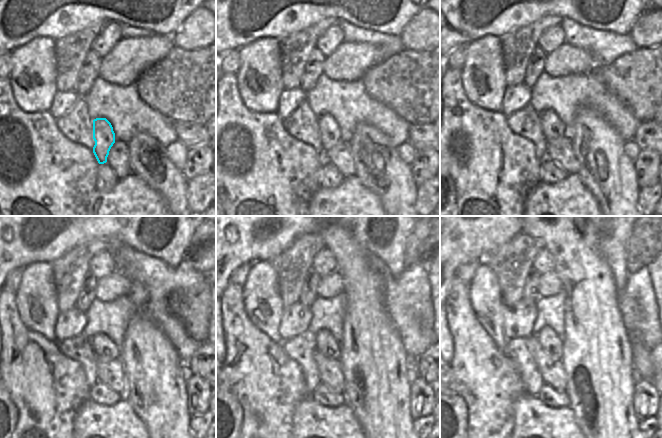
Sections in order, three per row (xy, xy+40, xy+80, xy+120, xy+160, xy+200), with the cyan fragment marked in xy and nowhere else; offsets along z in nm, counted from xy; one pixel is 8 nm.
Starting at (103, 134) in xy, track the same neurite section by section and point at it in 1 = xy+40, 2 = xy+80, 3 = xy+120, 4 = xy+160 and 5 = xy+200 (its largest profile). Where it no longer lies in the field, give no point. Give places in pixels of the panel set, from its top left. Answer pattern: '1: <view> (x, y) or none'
1: xy+40 (329, 130)
2: xy+80 (552, 126)
3: xy+120 (104, 348)
4: xy+160 (325, 343)
5: xy+200 (550, 341)

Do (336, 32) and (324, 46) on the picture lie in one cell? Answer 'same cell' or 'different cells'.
same cell

